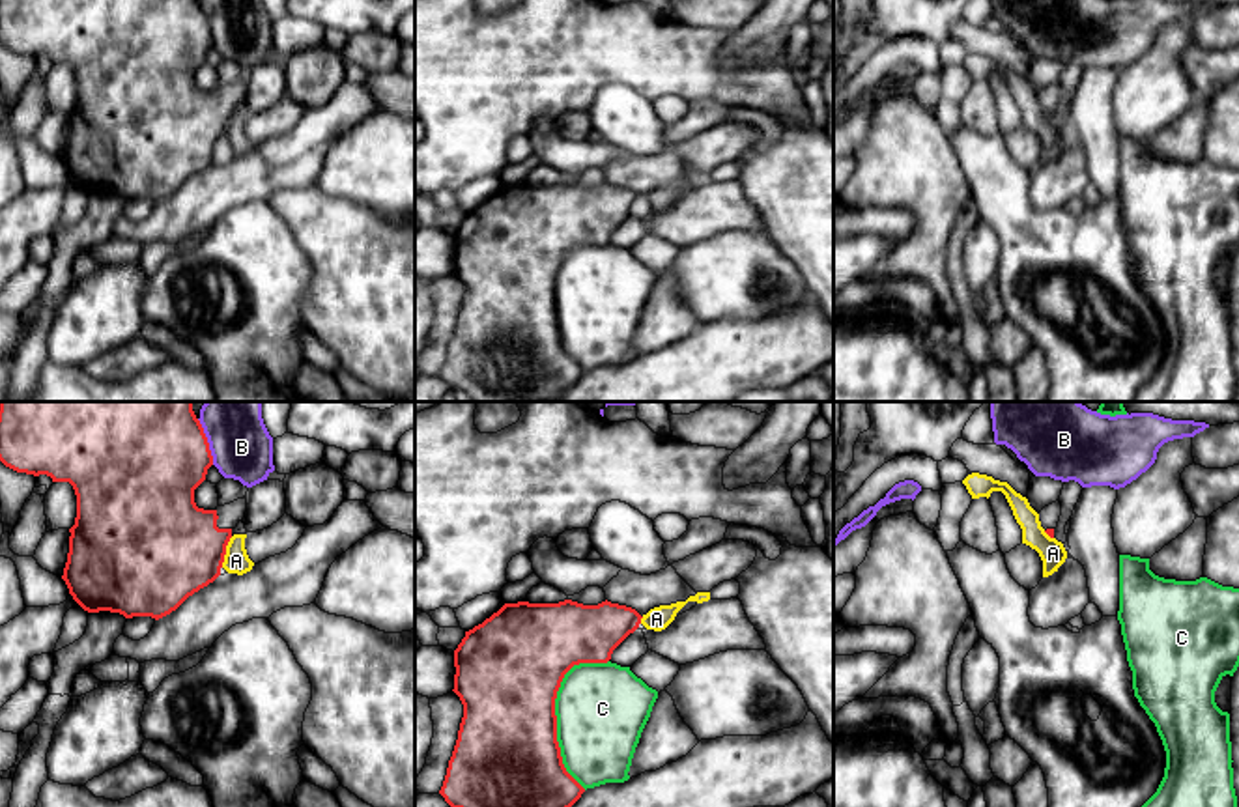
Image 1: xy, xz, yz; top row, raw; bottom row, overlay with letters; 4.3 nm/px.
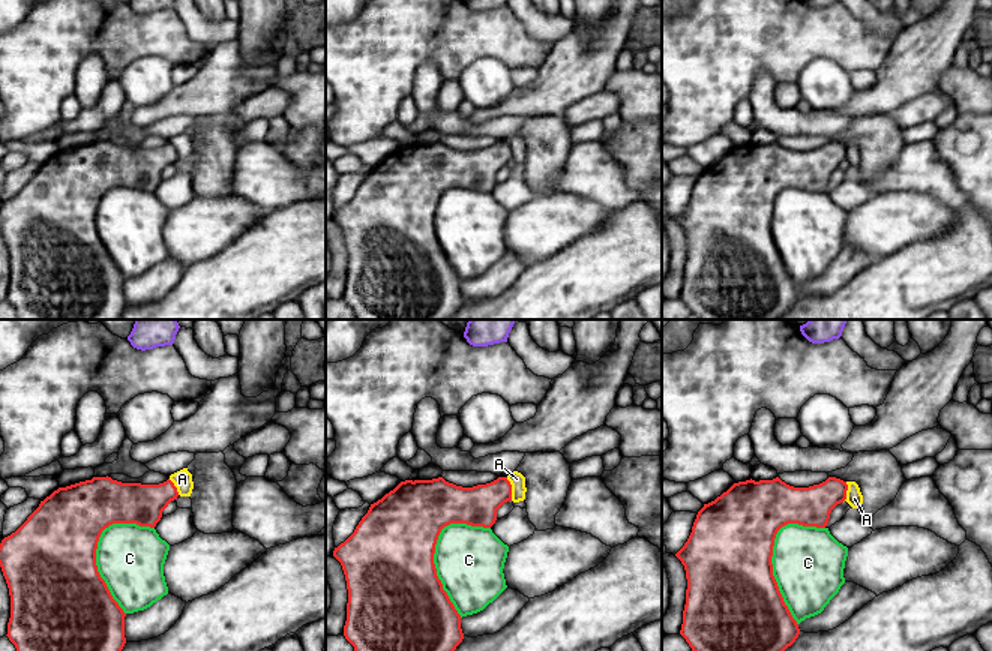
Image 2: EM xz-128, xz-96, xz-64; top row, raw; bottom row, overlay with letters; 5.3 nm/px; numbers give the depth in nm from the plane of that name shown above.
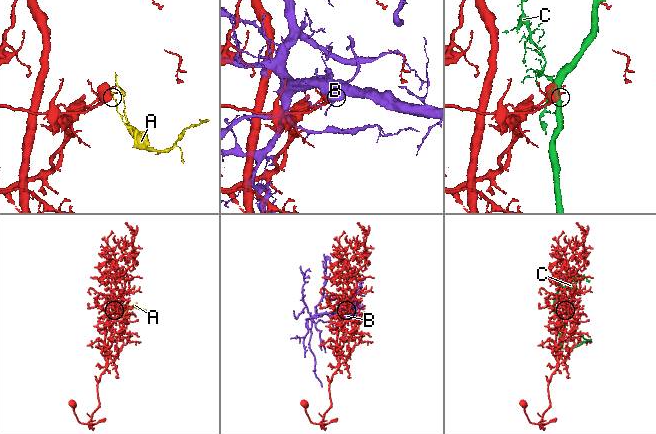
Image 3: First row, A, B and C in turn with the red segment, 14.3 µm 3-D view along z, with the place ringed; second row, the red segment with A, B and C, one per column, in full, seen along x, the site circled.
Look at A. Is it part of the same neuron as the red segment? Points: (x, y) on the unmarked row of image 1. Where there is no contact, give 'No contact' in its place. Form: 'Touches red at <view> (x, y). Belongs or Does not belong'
Touches red at xy (225, 133). Does not belong

